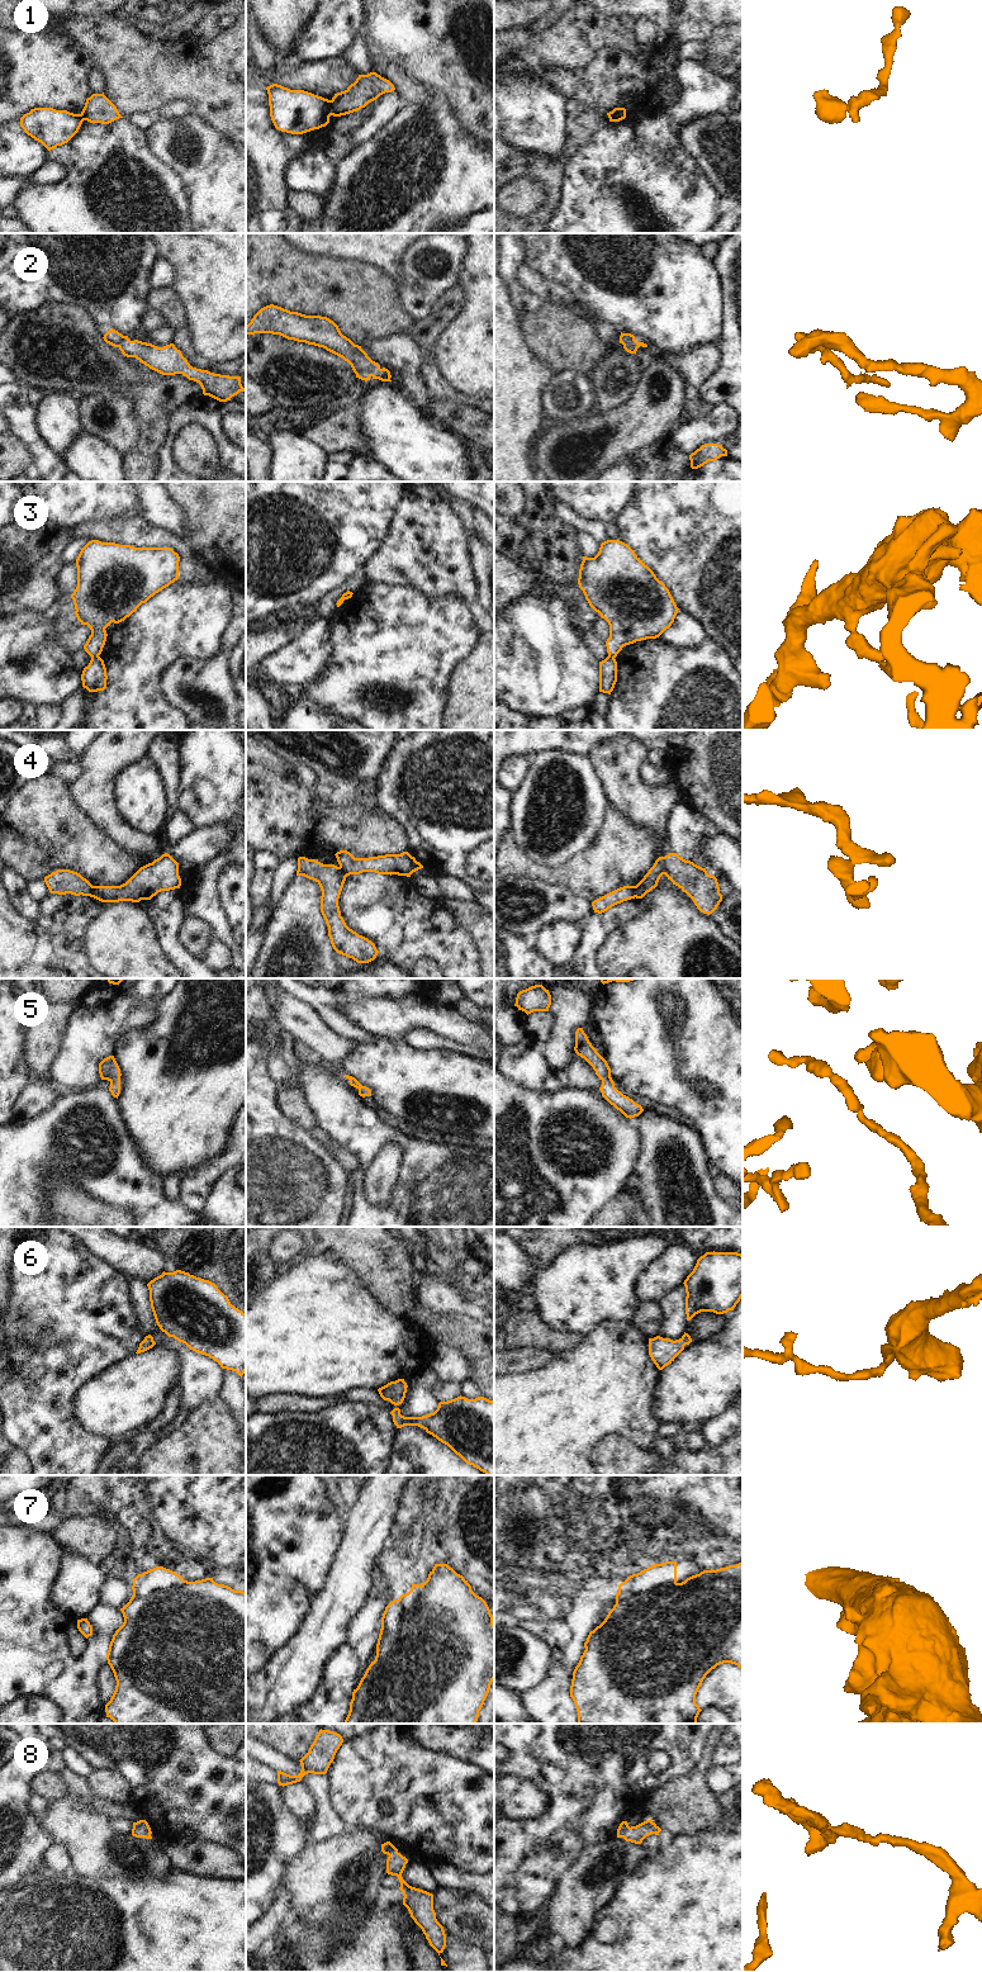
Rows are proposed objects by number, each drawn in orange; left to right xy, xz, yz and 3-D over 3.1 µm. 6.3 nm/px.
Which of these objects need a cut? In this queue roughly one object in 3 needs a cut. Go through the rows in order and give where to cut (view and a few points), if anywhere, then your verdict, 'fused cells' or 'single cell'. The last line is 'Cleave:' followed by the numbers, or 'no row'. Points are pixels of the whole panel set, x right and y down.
1: cut xz (330, 100), (331, 114); fused cells
2: cut none; single cell
3: cut xy (98, 655), (91, 658); fused cells
4: cut xy (94, 886), (91, 896); fused cells
5: cut none; single cell
6: cut none; single cell
7: cut none; single cell
8: cut none; single cell
Cleave: 1, 3, 4

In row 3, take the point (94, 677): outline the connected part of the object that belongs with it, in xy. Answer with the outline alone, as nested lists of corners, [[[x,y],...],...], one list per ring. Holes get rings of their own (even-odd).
[[[100,656],[91,658],[81,674],[82,687],[89,692],[104,691],[106,688],[106,668]]]

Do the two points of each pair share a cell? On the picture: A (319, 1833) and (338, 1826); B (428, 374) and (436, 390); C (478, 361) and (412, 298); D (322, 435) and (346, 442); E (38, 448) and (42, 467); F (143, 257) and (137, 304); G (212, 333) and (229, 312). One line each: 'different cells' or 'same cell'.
A: same cell
B: same cell
C: different cells
D: same cell
E: same cell
F: same cell
G: same cell

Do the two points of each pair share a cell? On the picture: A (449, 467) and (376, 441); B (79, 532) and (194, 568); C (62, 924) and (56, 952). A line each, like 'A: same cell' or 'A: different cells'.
A: same cell
B: same cell
C: same cell

